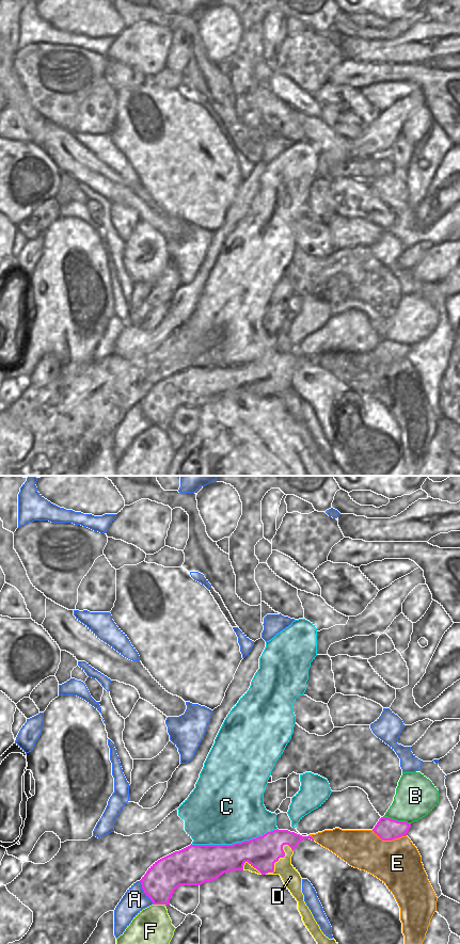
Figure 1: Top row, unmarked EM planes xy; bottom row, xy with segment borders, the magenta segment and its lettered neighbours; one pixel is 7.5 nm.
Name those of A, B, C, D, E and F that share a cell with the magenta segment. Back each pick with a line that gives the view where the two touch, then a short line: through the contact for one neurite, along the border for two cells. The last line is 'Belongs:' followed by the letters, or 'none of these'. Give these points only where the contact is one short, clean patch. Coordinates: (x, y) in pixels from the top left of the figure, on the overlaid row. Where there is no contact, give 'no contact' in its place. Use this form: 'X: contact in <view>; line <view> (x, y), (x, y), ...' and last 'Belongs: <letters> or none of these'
Belongs: none of these

